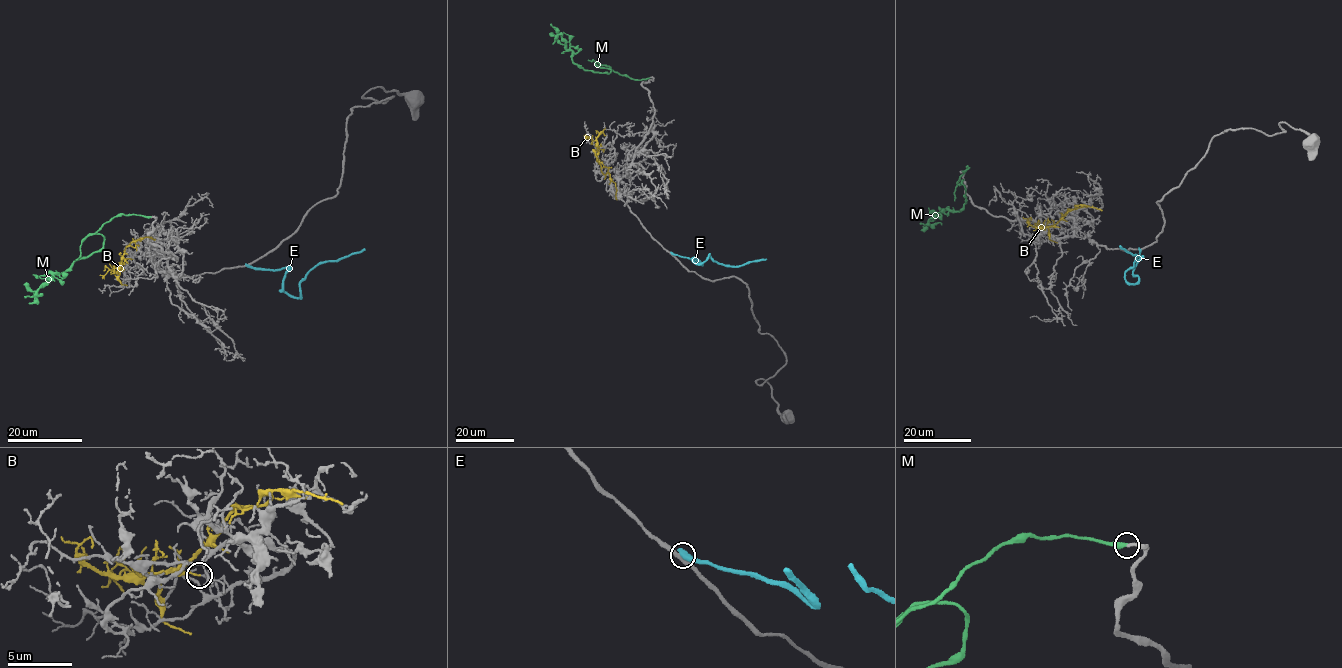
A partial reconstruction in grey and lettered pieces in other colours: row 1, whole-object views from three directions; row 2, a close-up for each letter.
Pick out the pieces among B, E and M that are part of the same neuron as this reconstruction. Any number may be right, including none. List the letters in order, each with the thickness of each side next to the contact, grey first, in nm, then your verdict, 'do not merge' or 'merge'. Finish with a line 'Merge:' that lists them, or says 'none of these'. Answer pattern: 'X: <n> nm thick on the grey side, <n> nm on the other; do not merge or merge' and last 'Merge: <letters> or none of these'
B: 150 nm thick on the grey side, 120 nm on the other; do not merge
E: 320 nm thick on the grey side, 550 nm on the other; do not merge
M: 240 nm thick on the grey side, 300 nm on the other; merge
Merge: M

